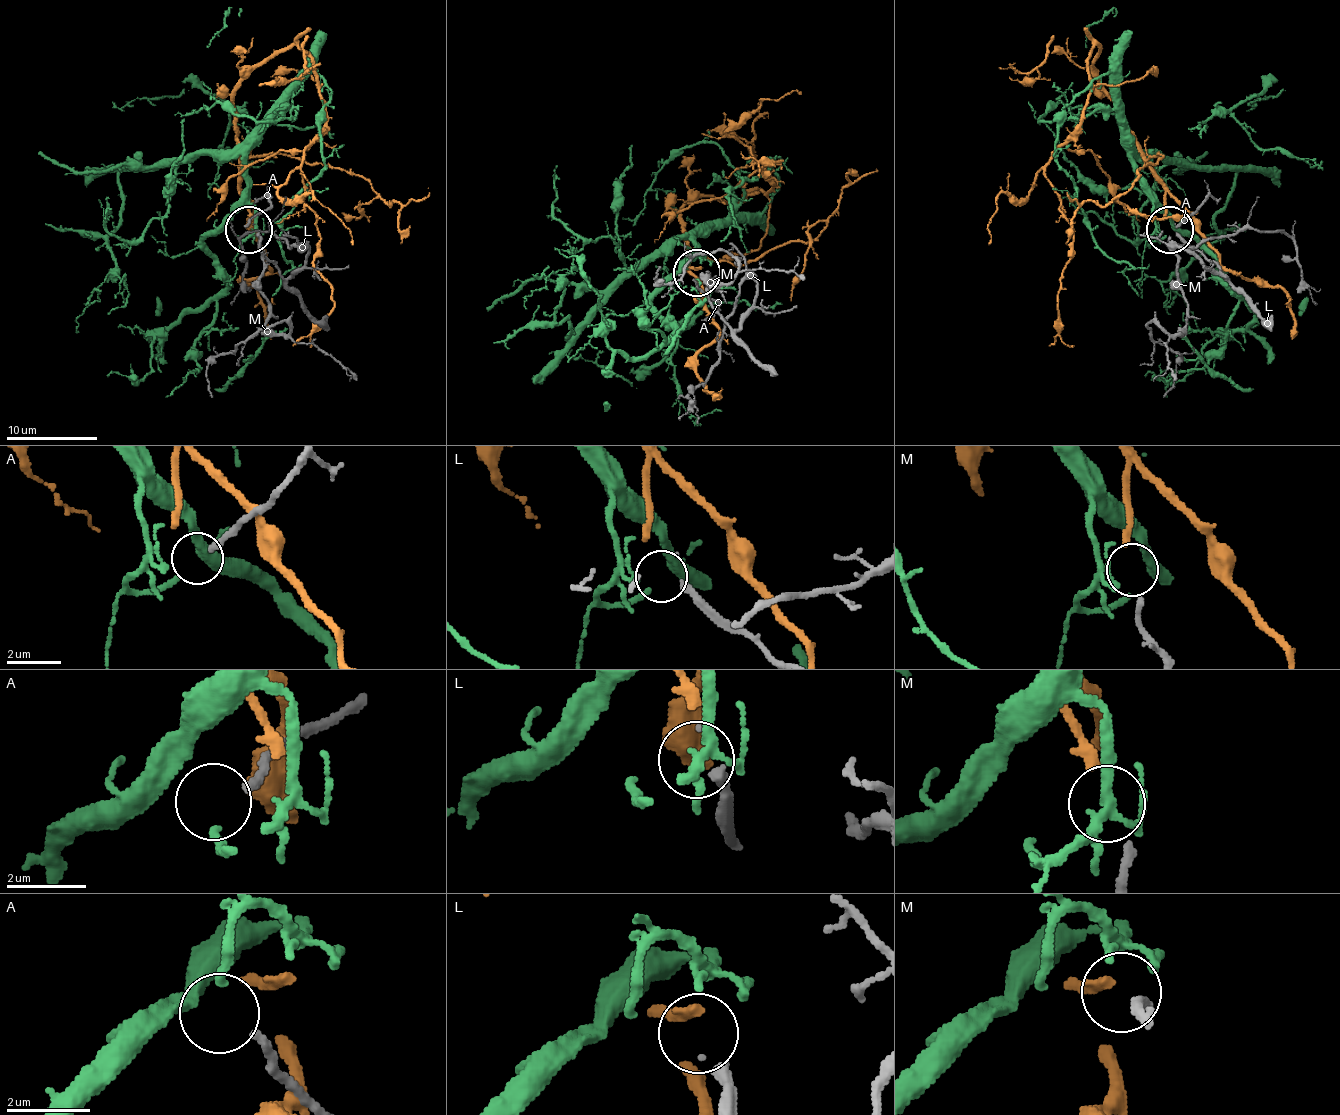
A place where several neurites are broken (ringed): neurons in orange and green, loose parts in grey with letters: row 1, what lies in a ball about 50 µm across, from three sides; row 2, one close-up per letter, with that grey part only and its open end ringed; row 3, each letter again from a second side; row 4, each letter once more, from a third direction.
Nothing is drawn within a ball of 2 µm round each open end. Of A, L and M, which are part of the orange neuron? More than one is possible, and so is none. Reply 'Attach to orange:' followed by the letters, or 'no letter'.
Attach to orange: M

